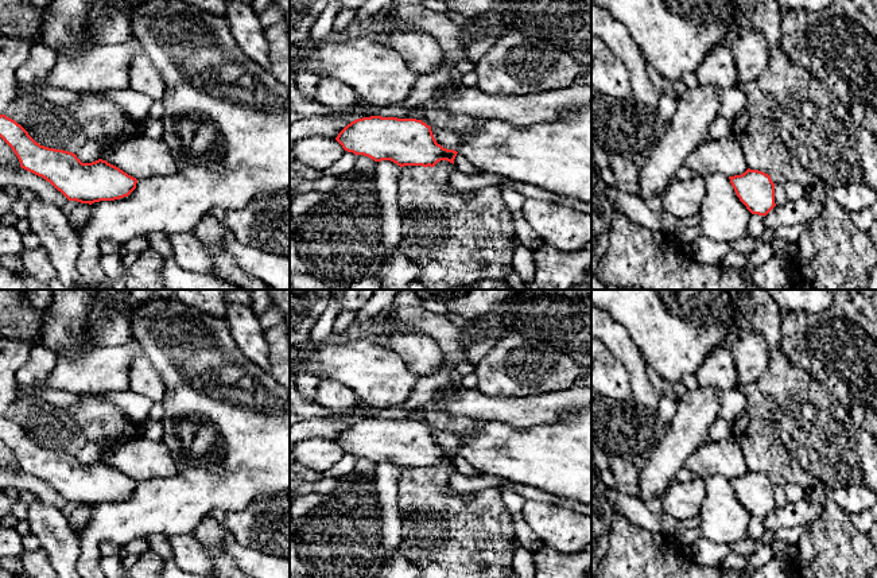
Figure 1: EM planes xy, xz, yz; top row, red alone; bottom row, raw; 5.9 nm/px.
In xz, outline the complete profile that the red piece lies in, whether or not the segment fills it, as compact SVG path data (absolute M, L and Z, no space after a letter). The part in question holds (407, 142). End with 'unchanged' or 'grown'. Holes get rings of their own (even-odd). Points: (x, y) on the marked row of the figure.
M370 116L362 117L348 124L335 137L348 152L364 155L375 162L391 160L400 167L423 166L434 167L441 160L454 164L457 151L443 148L436 143L431 127L416 119L397 119Z | unchanged

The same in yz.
M748 168L744 174L729 179L737 197L752 214L765 217L776 206L771 175Z | unchanged

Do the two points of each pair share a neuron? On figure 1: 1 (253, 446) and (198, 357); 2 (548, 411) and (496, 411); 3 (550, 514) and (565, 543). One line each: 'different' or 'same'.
1: same
2: same
3: same

